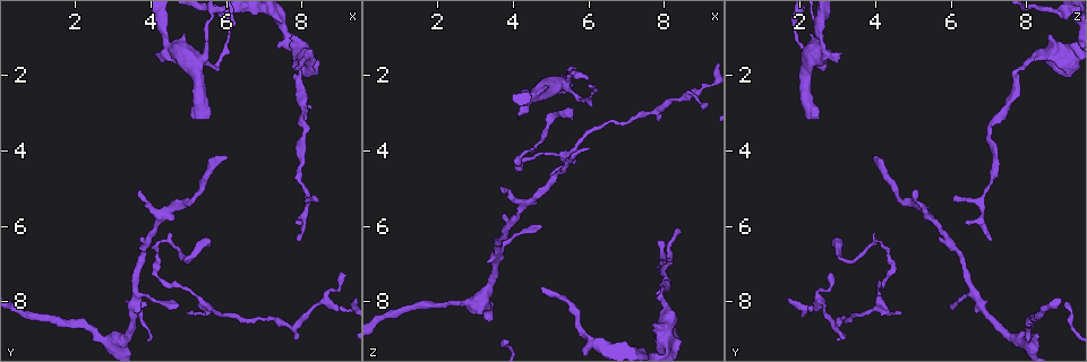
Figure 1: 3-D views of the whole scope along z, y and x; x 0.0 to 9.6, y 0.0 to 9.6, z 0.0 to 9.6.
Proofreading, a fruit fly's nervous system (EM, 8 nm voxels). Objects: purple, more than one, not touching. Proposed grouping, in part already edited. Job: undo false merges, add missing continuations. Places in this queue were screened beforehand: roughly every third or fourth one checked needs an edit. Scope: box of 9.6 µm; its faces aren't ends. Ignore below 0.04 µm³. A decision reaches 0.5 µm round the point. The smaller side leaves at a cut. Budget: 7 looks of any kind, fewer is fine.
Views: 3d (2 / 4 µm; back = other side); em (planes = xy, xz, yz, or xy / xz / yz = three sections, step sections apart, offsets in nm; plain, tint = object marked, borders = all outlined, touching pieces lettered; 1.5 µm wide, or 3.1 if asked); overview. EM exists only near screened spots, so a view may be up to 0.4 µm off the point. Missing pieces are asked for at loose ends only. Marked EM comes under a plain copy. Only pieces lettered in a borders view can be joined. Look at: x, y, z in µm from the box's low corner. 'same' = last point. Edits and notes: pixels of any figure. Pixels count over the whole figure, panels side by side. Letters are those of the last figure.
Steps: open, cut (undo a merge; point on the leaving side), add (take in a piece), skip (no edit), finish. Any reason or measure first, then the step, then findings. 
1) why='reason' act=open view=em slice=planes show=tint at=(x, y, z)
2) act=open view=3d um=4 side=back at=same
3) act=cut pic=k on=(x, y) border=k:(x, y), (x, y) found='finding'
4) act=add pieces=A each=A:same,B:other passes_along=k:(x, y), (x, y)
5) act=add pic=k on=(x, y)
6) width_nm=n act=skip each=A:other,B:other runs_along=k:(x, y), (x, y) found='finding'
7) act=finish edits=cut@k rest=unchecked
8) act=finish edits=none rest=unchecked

why='sharp bend' act=open view=3d um=2 at=(4.80, 7.60, 4.10)

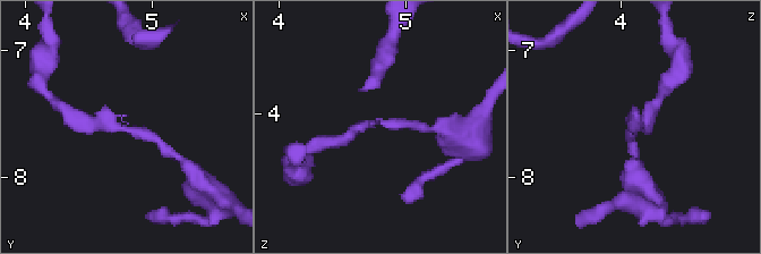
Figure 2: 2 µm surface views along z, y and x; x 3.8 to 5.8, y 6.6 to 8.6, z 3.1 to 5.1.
act=open view=em slice=planes show=tint at=(4.78, 7.60, 4.12)

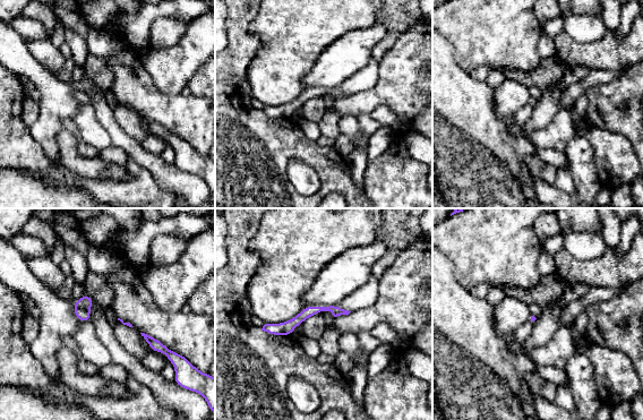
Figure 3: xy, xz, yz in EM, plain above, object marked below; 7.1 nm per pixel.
why='see the neighbours' act=open view=em slice=planes show=borders at=same

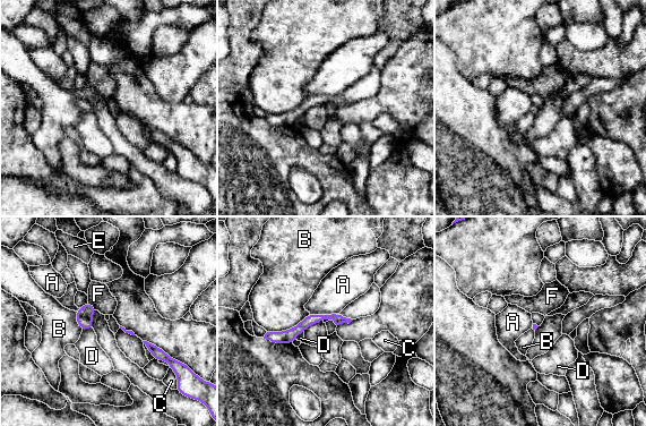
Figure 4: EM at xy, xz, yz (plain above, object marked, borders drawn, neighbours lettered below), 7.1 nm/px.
act=skip each=A:other,B:other,C:other,D:other,E:other,F:other border=4:(310, 313), (335, 314) found='one neuron here'

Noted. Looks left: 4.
why='branch stops here' act=open view=3d um=2 at=(4.20, 1.45, 3.05)

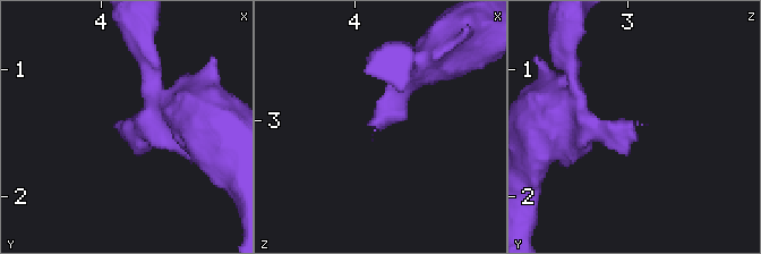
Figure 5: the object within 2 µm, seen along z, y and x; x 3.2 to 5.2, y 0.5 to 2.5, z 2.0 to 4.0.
why='need the tissue' act=open view=em slice=xy step=8 show=borders at=(4.14, 1.46, 3.06)

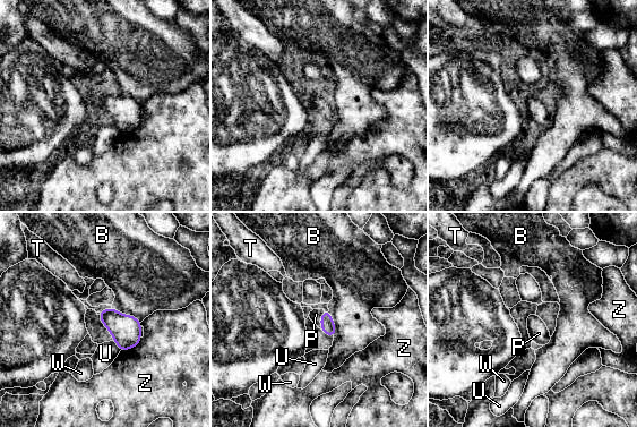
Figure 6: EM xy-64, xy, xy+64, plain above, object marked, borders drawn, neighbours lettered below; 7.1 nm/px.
why='cut it another way' act=open view=em slice=planes show=borders at=same

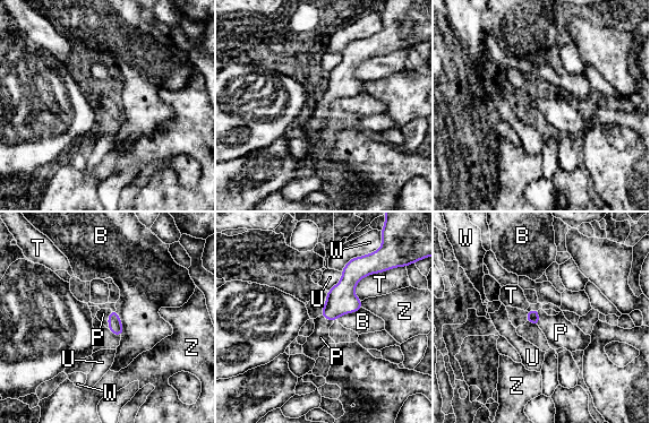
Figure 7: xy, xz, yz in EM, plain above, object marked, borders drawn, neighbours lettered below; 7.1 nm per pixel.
act=add pieces=P each=B:other,P:same,T:other,U:other,W:other,Z:other passes_along=7:(116, 327), (107, 319), (103, 313) found='the neuron continues'

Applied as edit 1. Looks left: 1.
why='an open end' act=open view=em slice=planes show=borders at=(9.05, 7.25, 2.85)

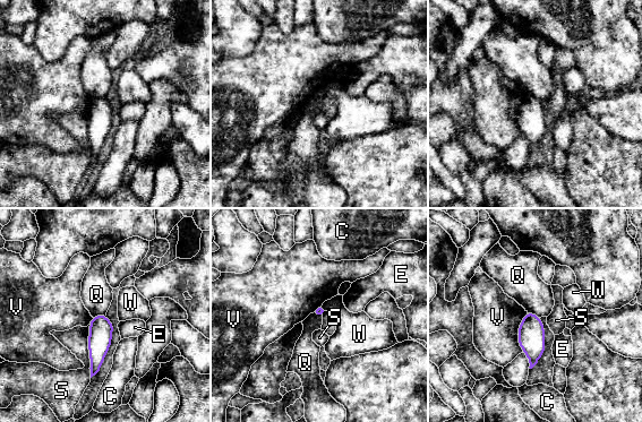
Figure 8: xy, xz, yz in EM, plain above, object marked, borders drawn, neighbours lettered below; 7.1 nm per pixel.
act=skip each=C:other,E:other,Q:other,S:other,V:other,W:other border=8:(105, 313), (92, 317) found='no lettered piece goes on from it'

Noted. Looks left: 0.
act=finish edits=add@7 rest=unchecked

